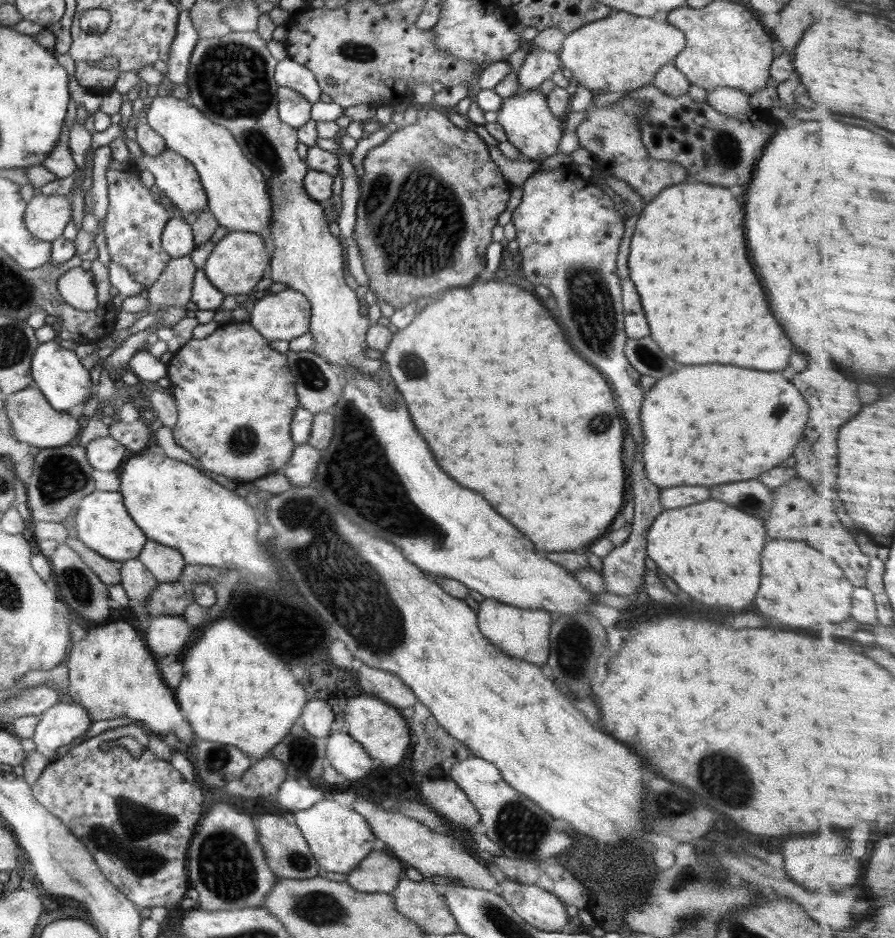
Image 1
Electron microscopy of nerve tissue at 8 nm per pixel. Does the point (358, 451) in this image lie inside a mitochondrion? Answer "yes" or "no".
yes

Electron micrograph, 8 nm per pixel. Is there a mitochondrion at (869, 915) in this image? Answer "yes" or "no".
no

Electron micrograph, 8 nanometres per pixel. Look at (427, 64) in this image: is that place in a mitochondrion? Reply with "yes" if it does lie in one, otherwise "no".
no

